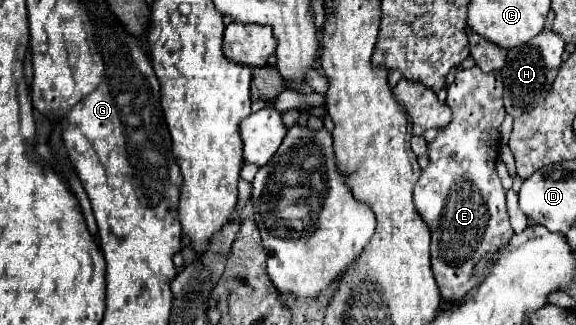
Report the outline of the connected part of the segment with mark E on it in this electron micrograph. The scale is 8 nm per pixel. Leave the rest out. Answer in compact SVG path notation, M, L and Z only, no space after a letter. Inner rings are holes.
M479 67L459 69L455 81L447 87L447 93L447 103L453 111L453 117L427 145L429 165L421 171L421 177L415 185L415 207L431 229L431 267L441 297L445 301L459 301L479 283L479 277L473 273L477 263L485 259L487 253L497 253L513 237L513 229L505 209L505 189L495 169L499 153L493 145L493 137L499 137L499 125L505 119L501 75L483 73Z

